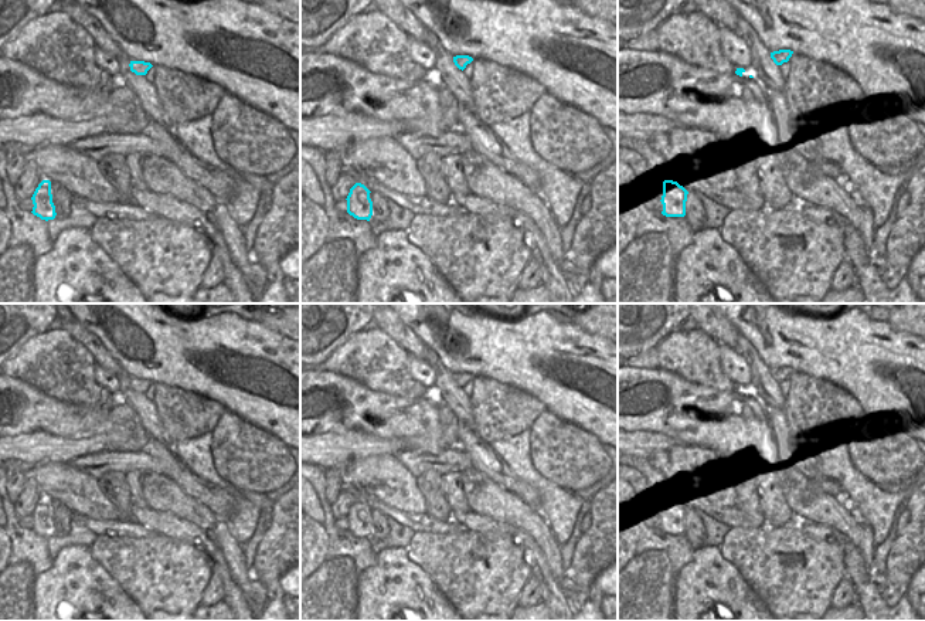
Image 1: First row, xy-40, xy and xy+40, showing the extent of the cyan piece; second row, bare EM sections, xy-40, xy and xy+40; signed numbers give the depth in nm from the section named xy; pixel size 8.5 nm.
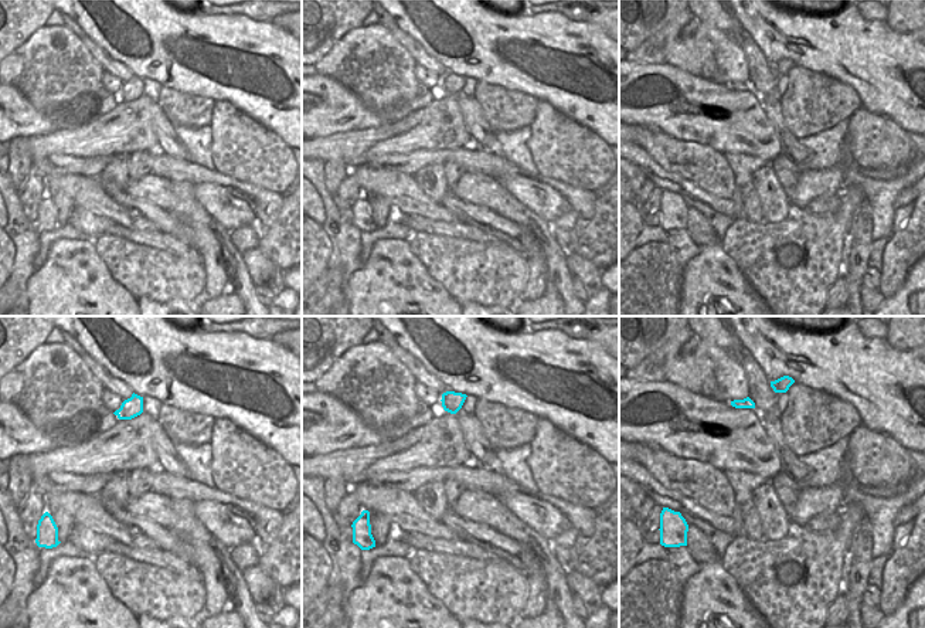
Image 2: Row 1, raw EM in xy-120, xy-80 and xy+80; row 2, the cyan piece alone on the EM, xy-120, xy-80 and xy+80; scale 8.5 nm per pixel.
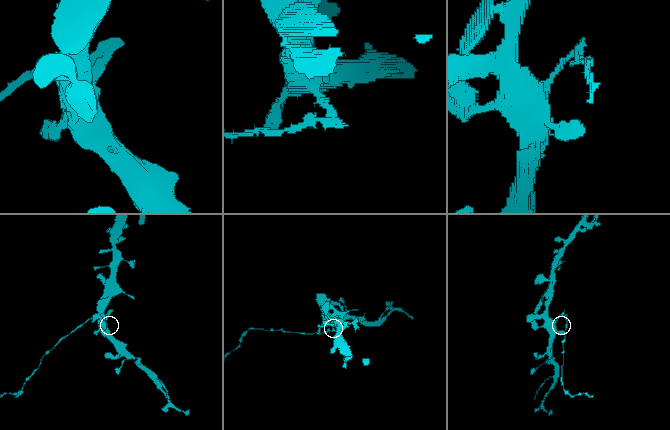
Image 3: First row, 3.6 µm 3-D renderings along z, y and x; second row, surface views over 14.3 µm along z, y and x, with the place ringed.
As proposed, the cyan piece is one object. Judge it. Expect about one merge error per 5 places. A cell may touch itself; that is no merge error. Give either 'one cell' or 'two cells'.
two cells

